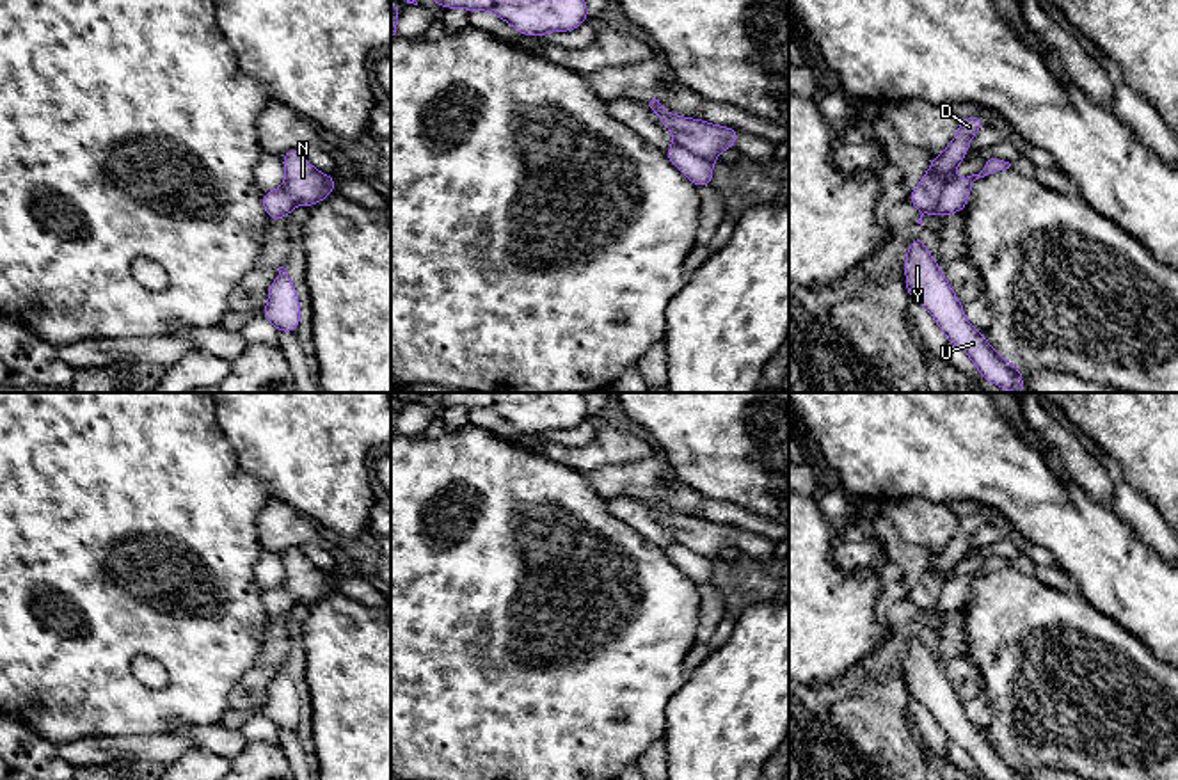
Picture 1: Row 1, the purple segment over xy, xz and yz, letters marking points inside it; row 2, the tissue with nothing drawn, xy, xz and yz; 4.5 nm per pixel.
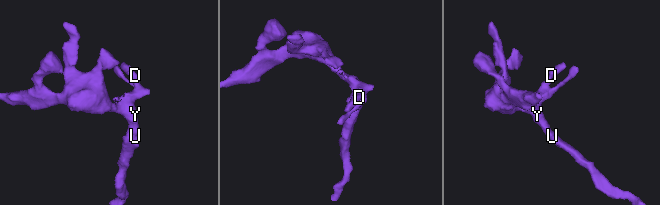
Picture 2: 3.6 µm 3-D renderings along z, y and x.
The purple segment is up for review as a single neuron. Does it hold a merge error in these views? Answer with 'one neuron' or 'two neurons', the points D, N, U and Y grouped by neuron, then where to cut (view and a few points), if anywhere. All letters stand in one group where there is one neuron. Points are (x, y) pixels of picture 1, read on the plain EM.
two neurons | D N / U Y | xz (676, 541), (711, 560)

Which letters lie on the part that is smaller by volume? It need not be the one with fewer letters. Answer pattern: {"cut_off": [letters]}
{"cut_off": ["D", "N"]}

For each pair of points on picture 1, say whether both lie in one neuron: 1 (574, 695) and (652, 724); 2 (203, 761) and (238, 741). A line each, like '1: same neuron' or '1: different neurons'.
1: same neuron
2: different neurons

